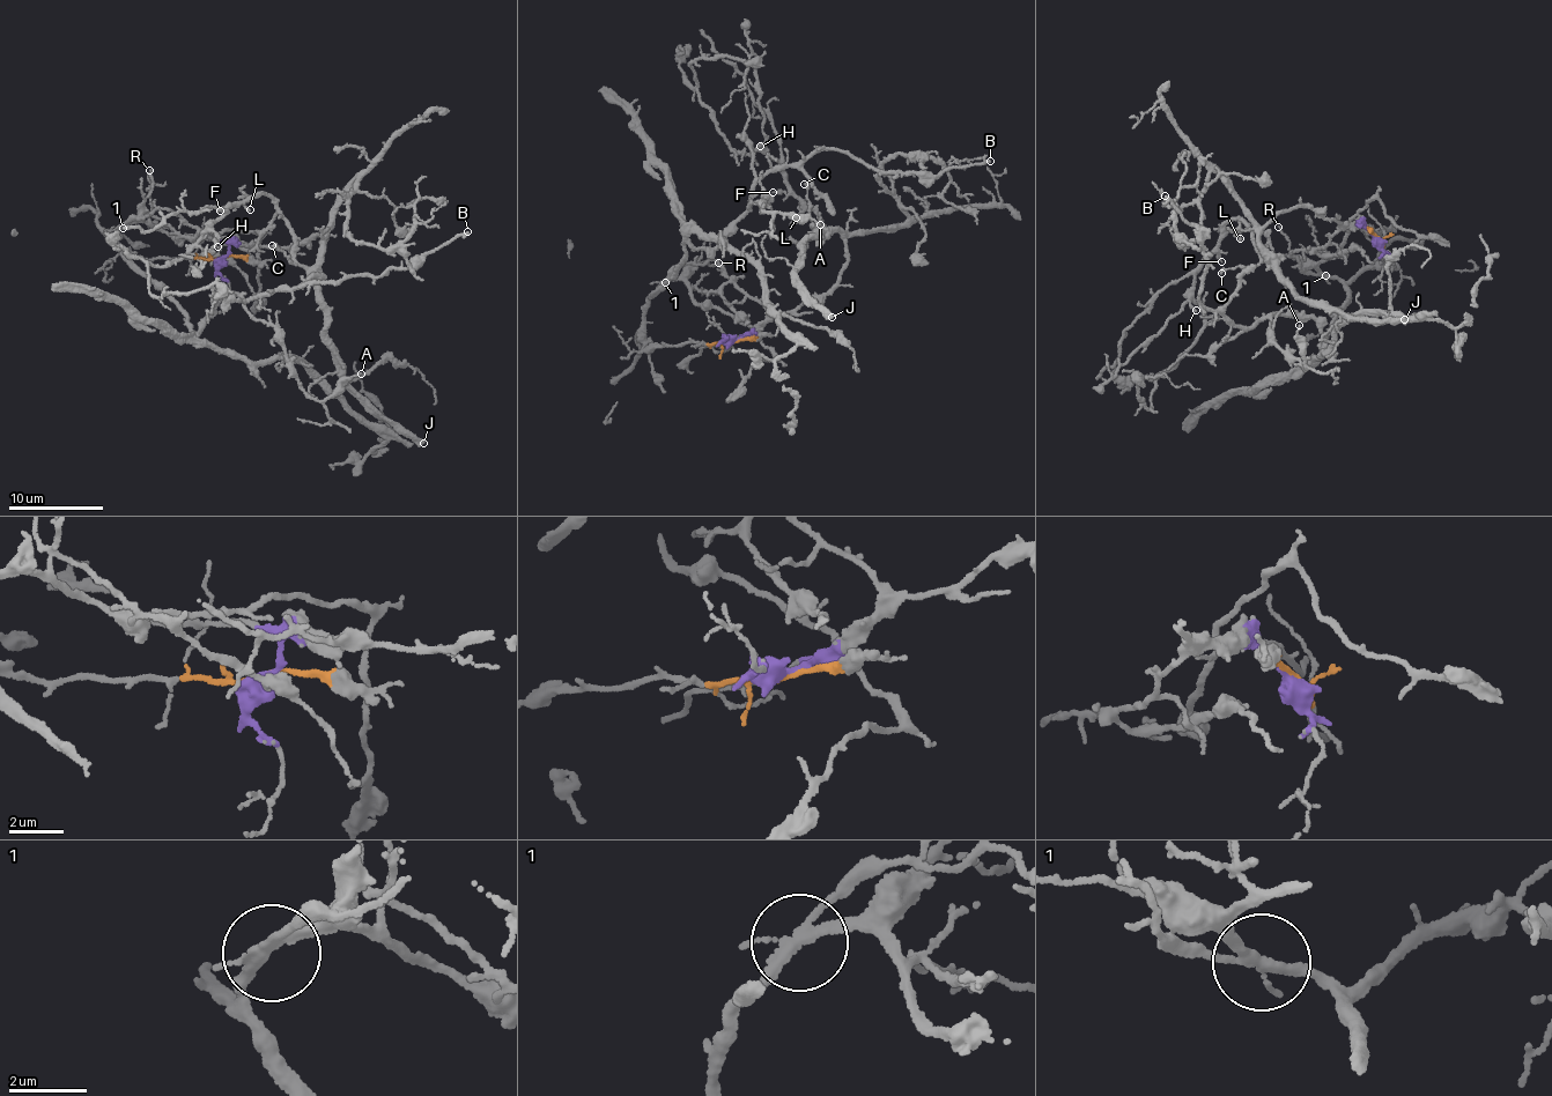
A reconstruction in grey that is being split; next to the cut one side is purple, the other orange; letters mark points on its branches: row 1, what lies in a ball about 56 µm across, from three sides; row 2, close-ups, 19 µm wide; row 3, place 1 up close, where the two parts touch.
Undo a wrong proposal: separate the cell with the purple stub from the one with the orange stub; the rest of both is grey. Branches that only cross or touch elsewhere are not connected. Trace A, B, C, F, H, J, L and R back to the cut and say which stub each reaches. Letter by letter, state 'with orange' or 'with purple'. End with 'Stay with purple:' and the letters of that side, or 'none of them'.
A: with orange
B: with orange
C: with purple
F: with purple
H: with purple
J: with purple
L: with purple
R: with orange
Stay with purple: C, F, H, J, L

